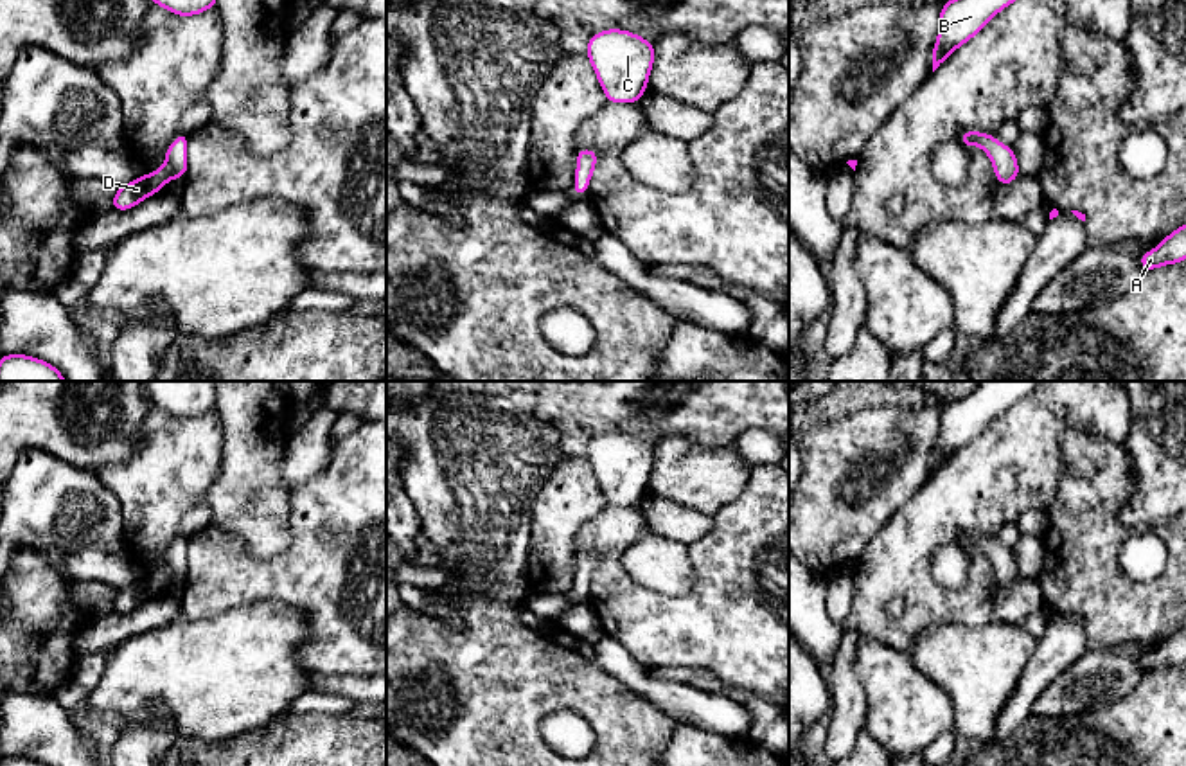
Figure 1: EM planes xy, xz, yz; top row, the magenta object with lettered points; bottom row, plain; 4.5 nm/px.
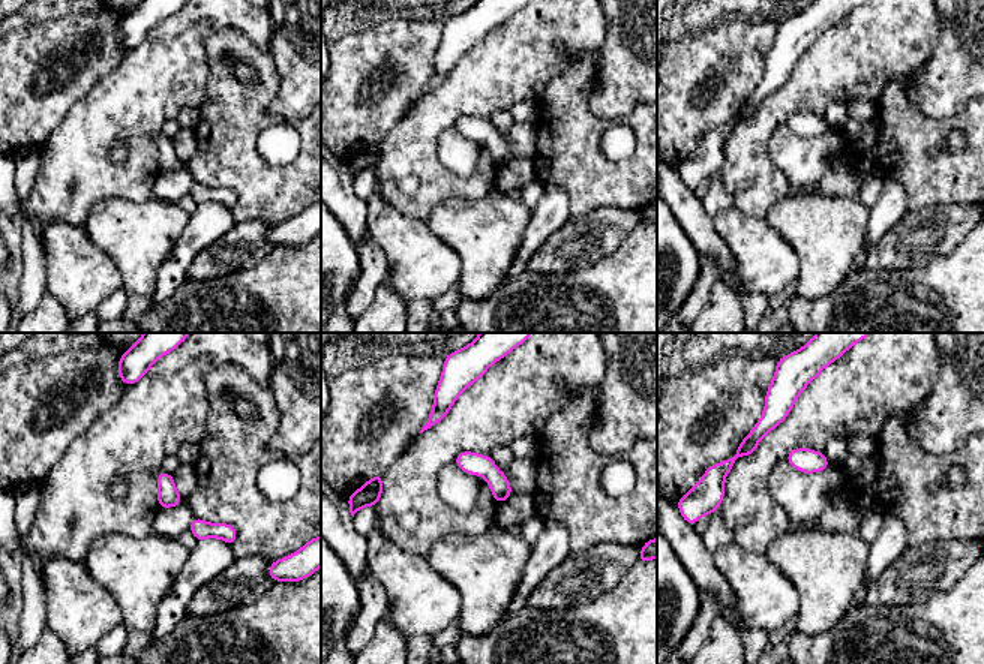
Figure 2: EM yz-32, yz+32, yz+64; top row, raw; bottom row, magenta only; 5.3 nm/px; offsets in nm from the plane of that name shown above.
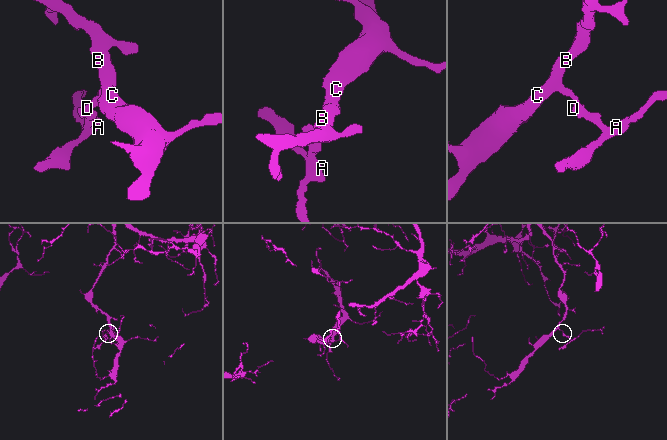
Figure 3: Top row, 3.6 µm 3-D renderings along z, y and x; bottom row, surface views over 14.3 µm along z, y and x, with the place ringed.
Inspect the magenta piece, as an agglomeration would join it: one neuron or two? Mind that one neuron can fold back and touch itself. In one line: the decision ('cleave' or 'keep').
keep

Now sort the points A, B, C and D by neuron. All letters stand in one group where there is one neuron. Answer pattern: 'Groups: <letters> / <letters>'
Groups: A B C D

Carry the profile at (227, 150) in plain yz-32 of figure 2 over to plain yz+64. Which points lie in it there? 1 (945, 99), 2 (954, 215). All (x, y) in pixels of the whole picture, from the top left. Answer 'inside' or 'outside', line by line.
1: outside
2: outside

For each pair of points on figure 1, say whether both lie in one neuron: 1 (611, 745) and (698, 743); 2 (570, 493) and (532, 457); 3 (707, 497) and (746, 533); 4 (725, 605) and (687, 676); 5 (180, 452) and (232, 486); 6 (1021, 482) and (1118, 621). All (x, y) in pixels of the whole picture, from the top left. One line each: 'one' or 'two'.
1: two
2: two
3: two
4: two
5: two
6: two

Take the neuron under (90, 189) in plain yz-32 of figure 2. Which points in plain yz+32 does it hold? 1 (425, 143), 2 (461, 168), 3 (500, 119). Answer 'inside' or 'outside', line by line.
1: inside
2: outside
3: outside

